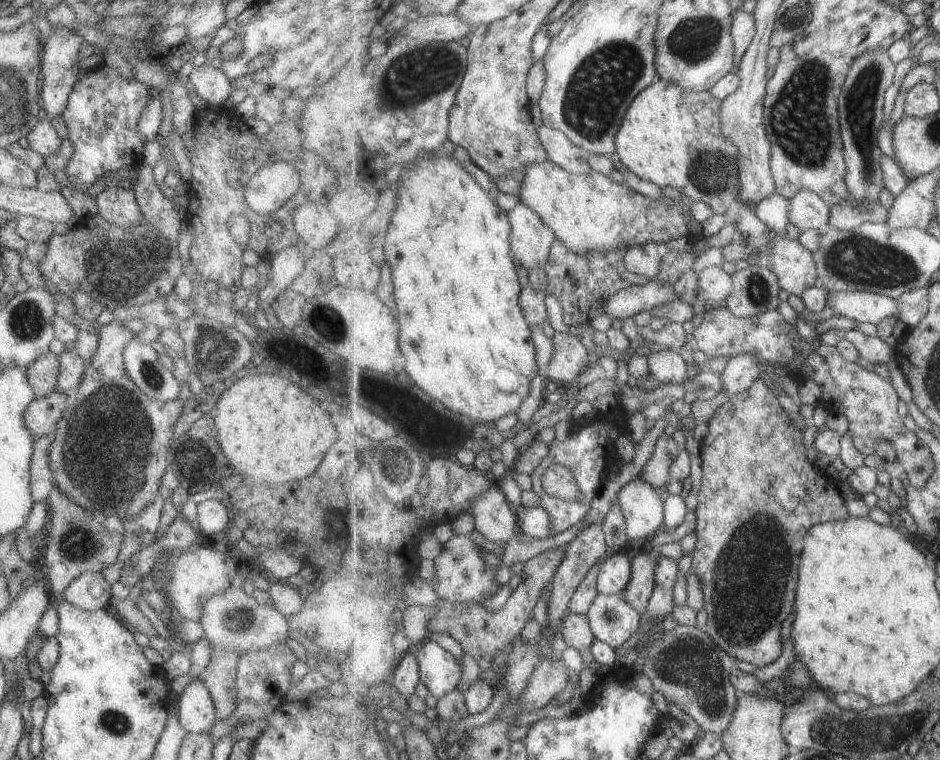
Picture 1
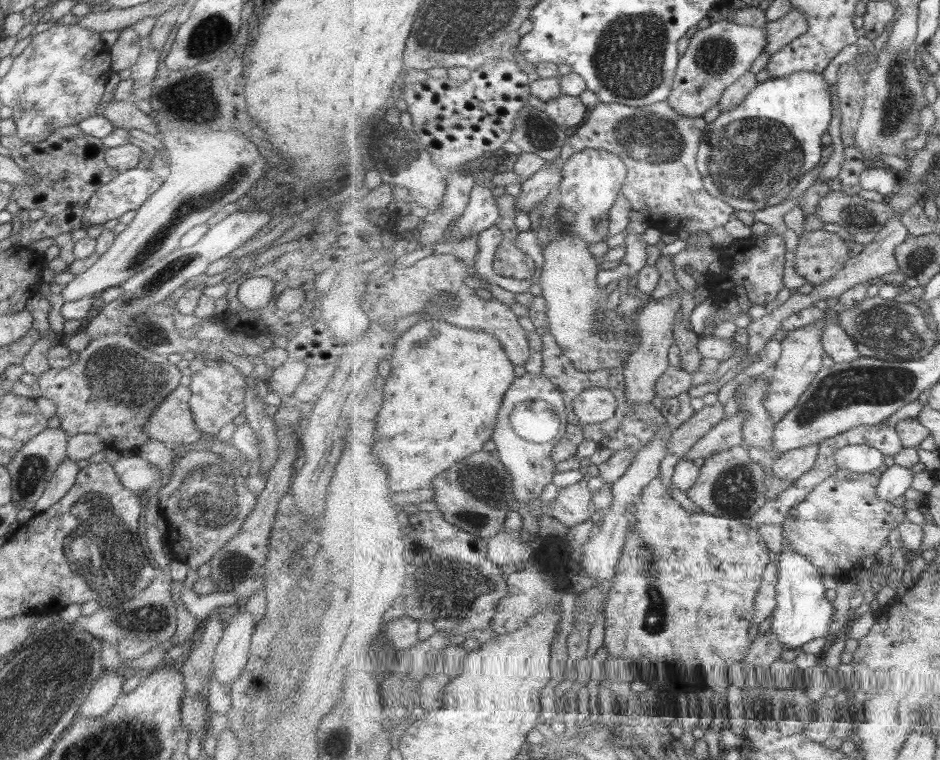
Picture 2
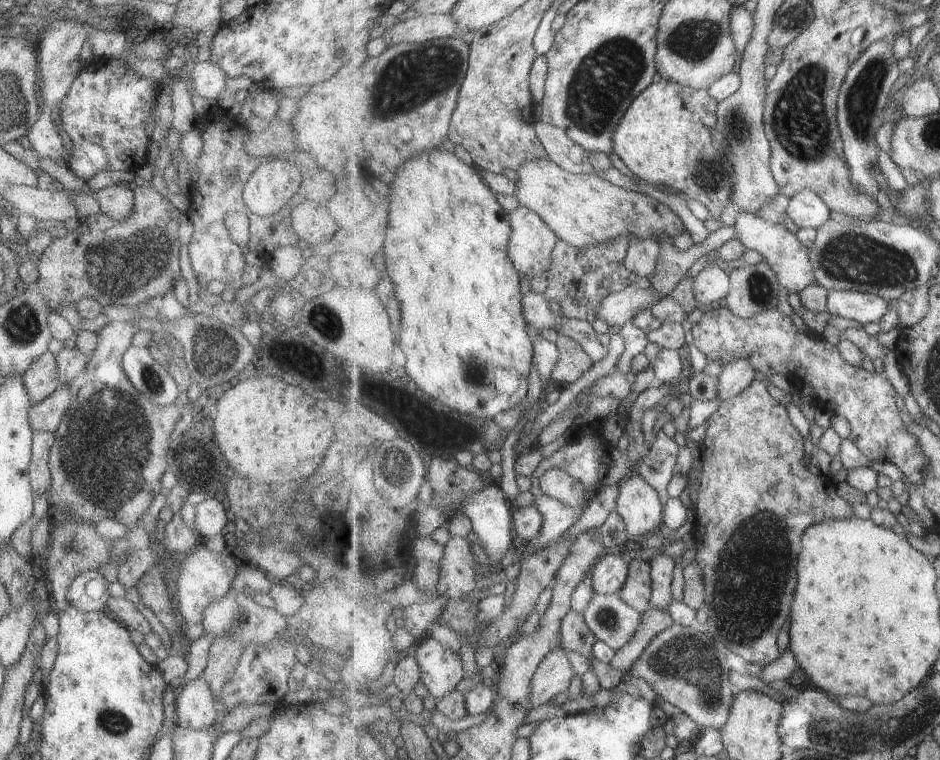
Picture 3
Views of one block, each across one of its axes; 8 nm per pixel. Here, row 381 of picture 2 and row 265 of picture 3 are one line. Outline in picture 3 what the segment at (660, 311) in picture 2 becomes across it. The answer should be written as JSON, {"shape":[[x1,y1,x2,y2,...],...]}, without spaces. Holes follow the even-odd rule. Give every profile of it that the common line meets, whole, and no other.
{"shape":[[645,238,645,240,633,239,629,247,625,264,631,272,643,277,650,277,655,274,662,248,655,238]]}

